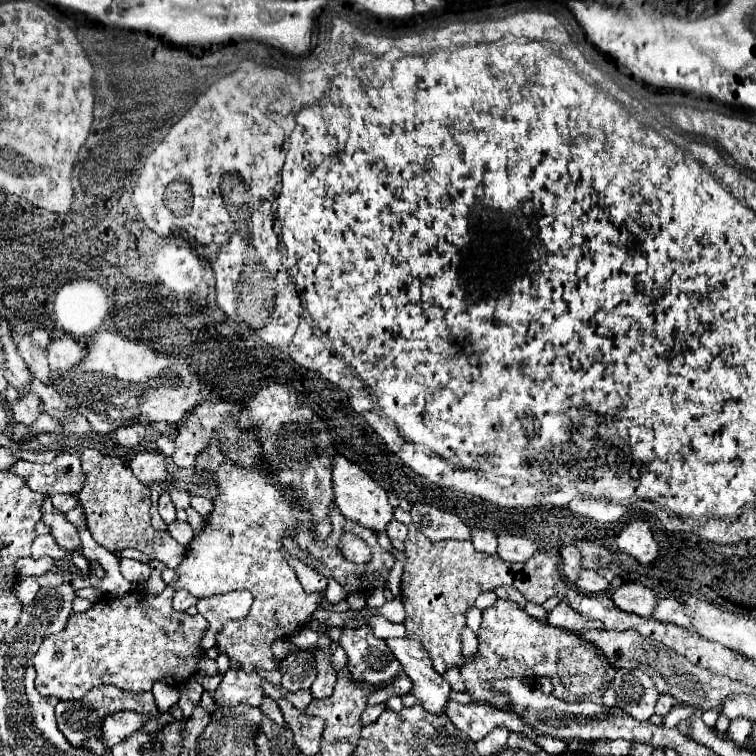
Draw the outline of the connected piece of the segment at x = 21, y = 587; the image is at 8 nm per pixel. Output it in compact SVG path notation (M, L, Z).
M25 577L16 585L15 595L22 605L25 605L34 600L39 589L37 577Z

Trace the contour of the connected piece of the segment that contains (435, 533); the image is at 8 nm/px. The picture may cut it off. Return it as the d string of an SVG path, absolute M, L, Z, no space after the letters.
M426 503L412 505L412 521L430 541L442 539L470 539L470 529L460 521L458 515L446 513Z

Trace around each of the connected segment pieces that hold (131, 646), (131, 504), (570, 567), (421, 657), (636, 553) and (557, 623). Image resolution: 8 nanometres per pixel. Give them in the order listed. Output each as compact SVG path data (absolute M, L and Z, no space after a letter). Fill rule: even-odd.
M172 585L160 595L150 595L146 591L132 591L124 597L104 595L88 611L72 613L64 631L44 639L38 653L34 655L36 669L36 689L44 697L54 699L80 699L92 687L98 685L116 685L124 691L148 691L154 681L164 683L182 683L198 671L198 663L204 657L200 649L200 639L208 621L202 615L190 617L172 609Z
M86 447L80 453L82 471L86 475L84 487L80 491L80 505L86 513L86 525L98 545L116 553L126 547L146 553L150 559L166 563L166 567L178 567L186 555L186 549L178 545L170 533L156 531L150 525L150 489L142 485L126 463L116 455L100 455L98 447Z
M574 545L563 546L560 549L560 559L562 559L562 573L568 581L576 581L580 571L582 571L582 557L578 548Z
M388 639L386 641L396 659L402 663L404 673L414 681L412 693L420 705L434 715L444 715L444 707L450 701L448 681L434 671L428 651L416 639Z
M626 519L624 529L616 533L616 537L610 539L622 553L632 555L642 565L652 565L658 559L658 553L662 551L658 541L654 539L654 533L650 525L642 519Z
M564 601L558 603L552 611L548 611L548 621L554 627L562 627L568 631L584 631L584 629L602 629L602 623L590 621L576 613L572 607L568 607Z

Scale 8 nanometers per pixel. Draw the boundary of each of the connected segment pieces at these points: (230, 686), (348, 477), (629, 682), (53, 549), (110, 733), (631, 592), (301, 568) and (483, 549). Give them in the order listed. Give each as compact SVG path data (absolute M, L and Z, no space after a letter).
M228 669L224 673L222 683L218 685L214 693L214 701L218 705L240 705L248 703L252 707L258 707L264 699L262 683L266 679L258 673L244 673L240 669Z
M336 455L332 459L332 485L334 485L336 505L338 505L340 513L348 521L356 521L362 527L366 527L370 531L376 531L376 533L384 533L386 531L388 523L392 521L392 511L394 509L388 503L386 491L370 475L366 475L358 465L350 463L342 455Z
M616 671L612 681L616 691L616 705L638 721L646 721L654 715L660 693L654 687L654 679L644 671Z
M38 535L34 541L32 541L32 557L34 559L40 559L40 557L52 557L52 559L62 559L66 557L66 551L54 541L52 535Z
M118 711L104 719L102 725L102 743L106 749L112 749L118 739L124 739L128 733L138 731L144 723L148 723L152 715L136 715L136 711Z
M626 583L616 591L612 591L612 601L620 611L654 619L654 607L656 607L658 595L640 583Z
M286 553L286 559L288 559L288 563L294 567L298 579L300 579L300 583L302 583L302 587L304 587L306 591L324 591L324 589L326 589L326 577L324 577L324 575L318 575L318 571L314 571L312 567L304 565L302 561L290 557L288 553Z
M472 529L472 545L480 553L496 553L496 535L486 529Z

